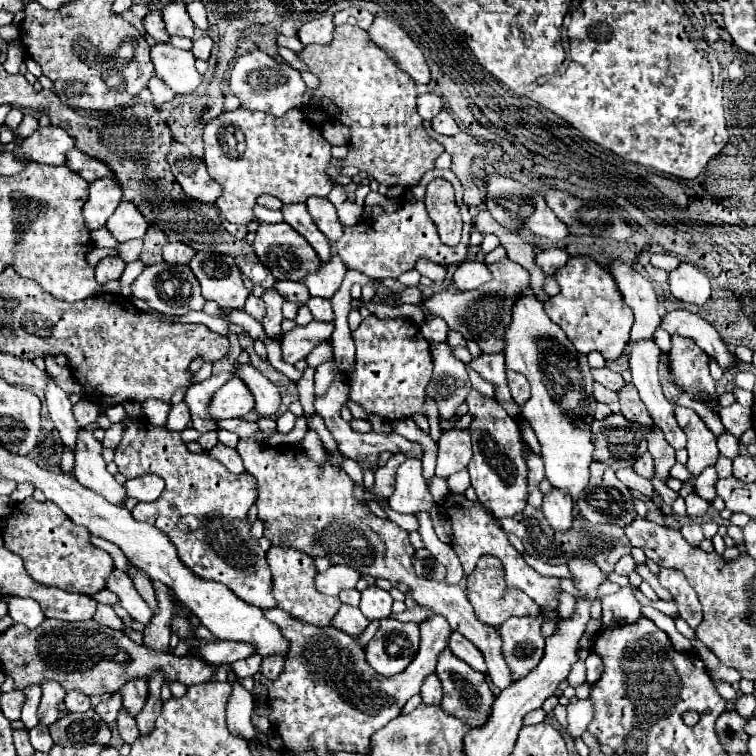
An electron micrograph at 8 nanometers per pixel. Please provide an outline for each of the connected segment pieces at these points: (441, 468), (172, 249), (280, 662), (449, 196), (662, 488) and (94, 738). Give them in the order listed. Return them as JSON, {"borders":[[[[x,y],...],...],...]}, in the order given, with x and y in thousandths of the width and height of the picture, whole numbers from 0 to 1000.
{"borders":[[[[598,569],[587,571],[579,585],[579,614],[577,627],[593,632],[601,624],[608,624],[619,616],[624,606],[624,587],[619,569]]],[[[222,320],[214,328],[214,339],[225,349],[251,349],[257,336],[259,333],[249,323],[243,323],[243,320]]],[[[354,868],[354,870],[347,873],[344,892],[352,899],[362,899],[373,889],[373,881],[376,881],[376,870],[370,870],[370,868]]],[[[574,235],[563,251],[563,275],[587,323],[603,325],[611,315],[611,286],[593,238]]],[[[868,630],[862,632],[862,638],[865,638],[865,646],[868,646],[868,651],[870,651],[870,656],[876,659],[876,664],[881,667],[881,669],[886,669],[889,672],[889,667],[892,667],[892,661],[897,659],[897,651],[892,651],[892,648],[886,648],[881,640],[876,640]]],[[[124,939],[111,944],[90,944],[66,960],[66,974],[71,984],[79,987],[114,987],[146,981],[146,963],[127,947]]]]}

